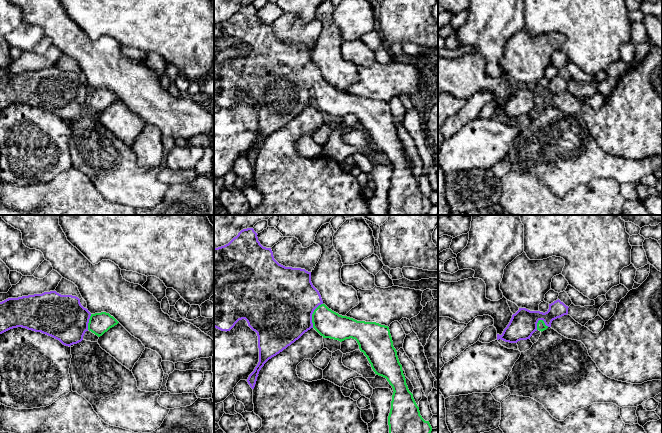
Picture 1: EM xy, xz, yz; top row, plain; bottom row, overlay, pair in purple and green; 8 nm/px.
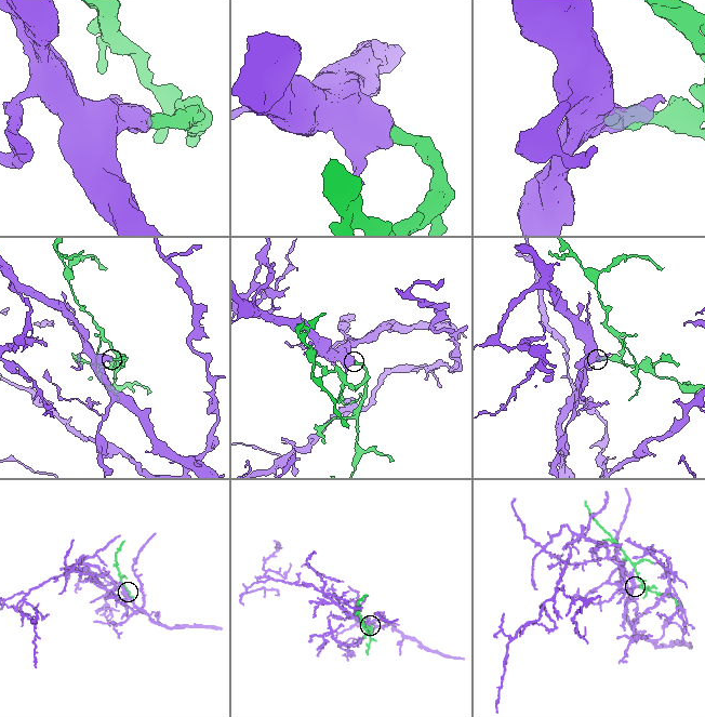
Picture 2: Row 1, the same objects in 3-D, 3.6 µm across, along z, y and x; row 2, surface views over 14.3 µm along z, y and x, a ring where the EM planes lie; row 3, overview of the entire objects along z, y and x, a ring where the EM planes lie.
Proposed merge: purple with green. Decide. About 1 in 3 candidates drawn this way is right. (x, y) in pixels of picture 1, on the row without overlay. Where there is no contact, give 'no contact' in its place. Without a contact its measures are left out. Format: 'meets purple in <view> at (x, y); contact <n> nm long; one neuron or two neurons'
meets purple in xz at (311, 91); contact 220 nm long; one neuron

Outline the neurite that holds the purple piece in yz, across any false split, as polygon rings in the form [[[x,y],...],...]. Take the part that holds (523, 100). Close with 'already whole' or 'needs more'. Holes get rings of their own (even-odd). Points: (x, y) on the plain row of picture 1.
[[[559,75],[549,80],[547,88],[530,87],[526,84],[512,91],[512,94],[501,111],[497,110],[497,116],[501,115],[509,119],[517,119],[520,116],[530,115],[532,110],[539,106],[544,107],[551,103],[553,96],[568,90],[568,82]]]; needs more

